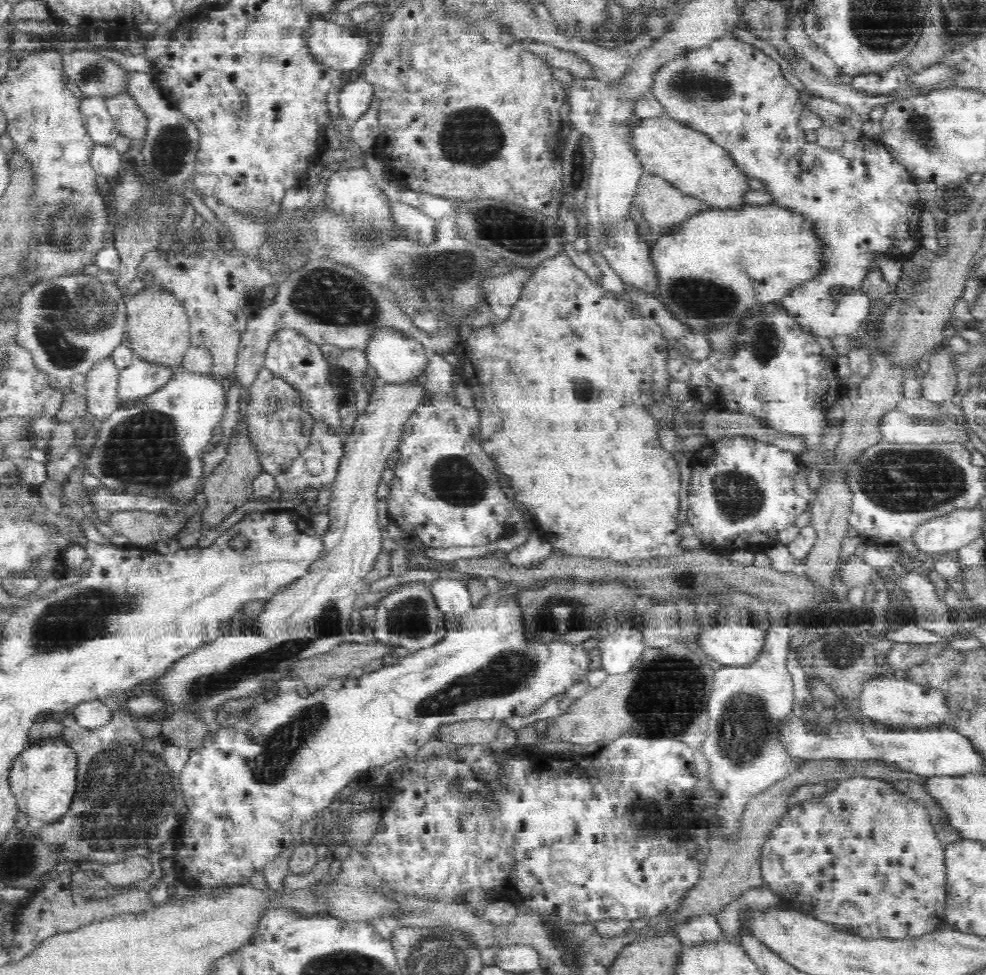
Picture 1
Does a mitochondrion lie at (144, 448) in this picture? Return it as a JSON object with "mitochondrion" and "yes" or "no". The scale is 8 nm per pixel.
{"mitochondrion":"yes"}

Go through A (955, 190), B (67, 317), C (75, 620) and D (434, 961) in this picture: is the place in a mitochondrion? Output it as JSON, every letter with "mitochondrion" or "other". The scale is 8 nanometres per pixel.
{"A":"other","B":"mitochondrion","C":"mitochondrion","D":"mitochondrion"}

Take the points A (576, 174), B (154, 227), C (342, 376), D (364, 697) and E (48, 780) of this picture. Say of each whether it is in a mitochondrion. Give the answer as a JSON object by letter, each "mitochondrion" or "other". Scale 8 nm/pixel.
{"A":"mitochondrion","B":"other","C":"other","D":"other","E":"other"}

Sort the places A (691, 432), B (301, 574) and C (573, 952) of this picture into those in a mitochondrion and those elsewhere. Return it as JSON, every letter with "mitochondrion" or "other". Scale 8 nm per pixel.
{"A":"other","B":"other","C":"mitochondrion"}

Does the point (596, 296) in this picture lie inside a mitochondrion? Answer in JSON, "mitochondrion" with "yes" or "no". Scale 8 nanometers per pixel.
{"mitochondrion":"no"}

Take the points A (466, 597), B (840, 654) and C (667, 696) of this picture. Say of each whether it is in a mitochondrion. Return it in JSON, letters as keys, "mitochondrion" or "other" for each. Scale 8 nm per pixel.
{"A":"other","B":"mitochondrion","C":"mitochondrion"}

